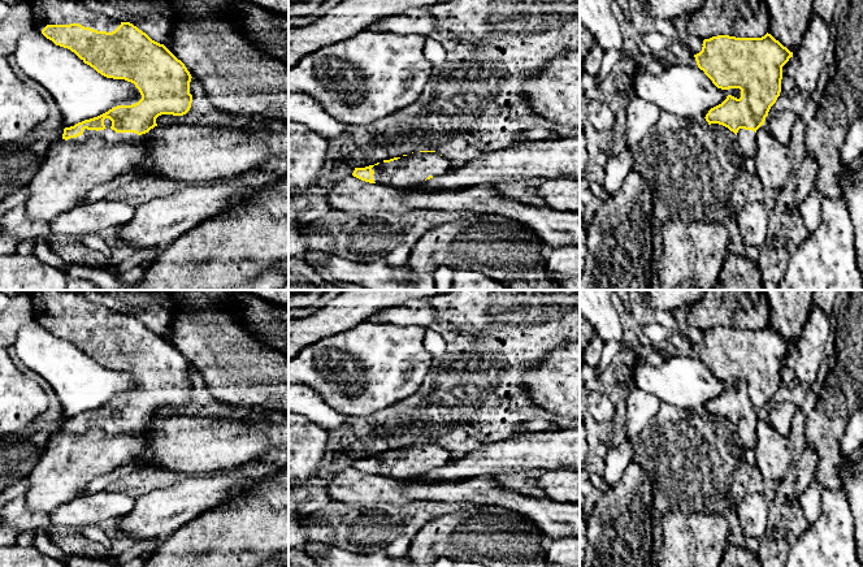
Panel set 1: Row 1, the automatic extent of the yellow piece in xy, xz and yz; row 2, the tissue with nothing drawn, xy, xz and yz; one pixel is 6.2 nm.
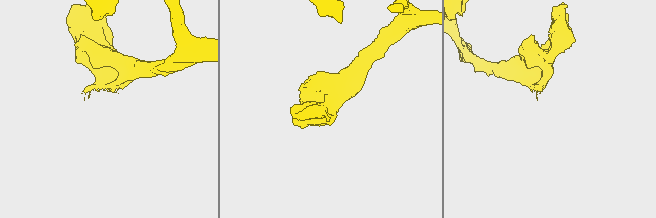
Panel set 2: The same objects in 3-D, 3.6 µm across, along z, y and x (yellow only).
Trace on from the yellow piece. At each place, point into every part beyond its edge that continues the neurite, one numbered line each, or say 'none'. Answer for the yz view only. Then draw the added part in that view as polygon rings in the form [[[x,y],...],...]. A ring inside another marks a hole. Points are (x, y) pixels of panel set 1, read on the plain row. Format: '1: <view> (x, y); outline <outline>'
1: yz (746, 429); outline [[[740,420],[737,424],[737,429],[743,441],[745,447],[754,450],[756,446],[755,423]]]

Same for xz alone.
1: xz (406, 463); outline [[[413,443],[372,459],[376,475],[396,481],[409,480],[429,467],[441,467],[450,460],[450,454],[438,443]]]

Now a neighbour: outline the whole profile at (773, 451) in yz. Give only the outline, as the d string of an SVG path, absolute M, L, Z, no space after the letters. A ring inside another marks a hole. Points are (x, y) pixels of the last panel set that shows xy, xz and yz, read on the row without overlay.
M762 416L756 424L756 467L764 480L780 482L793 467L794 445Z

